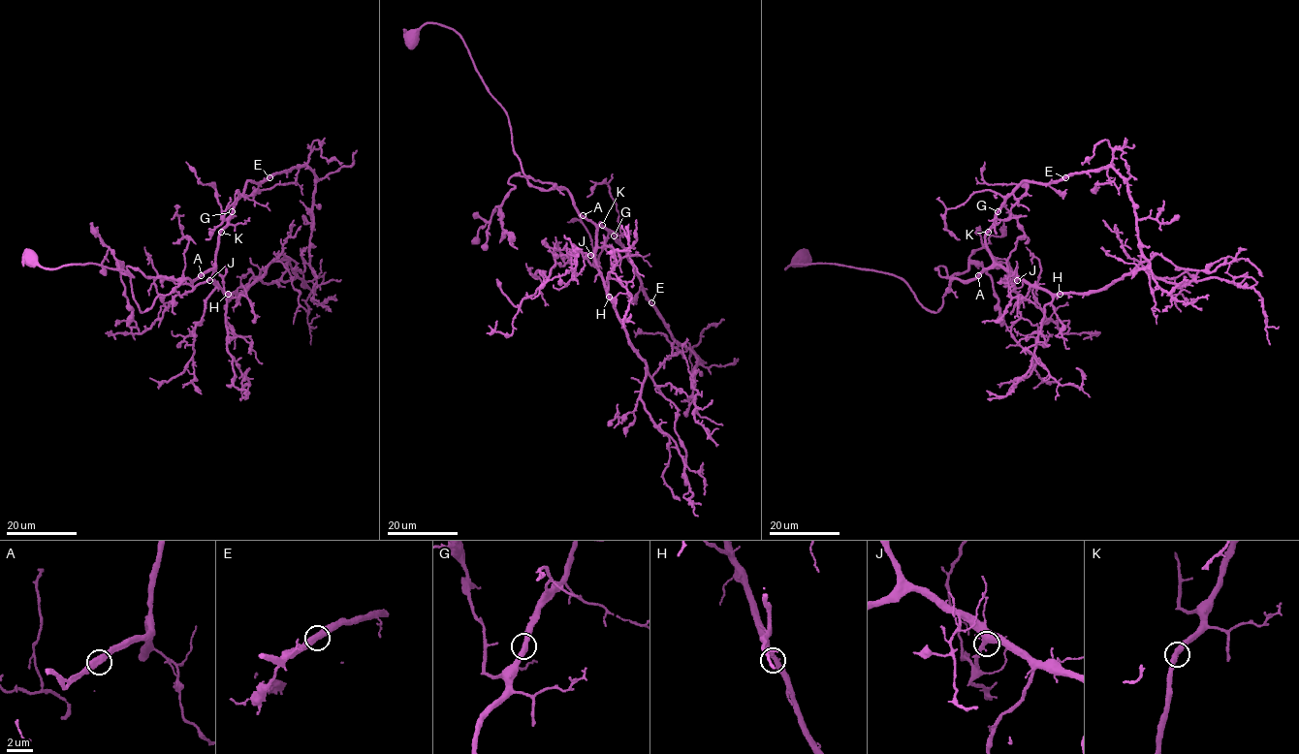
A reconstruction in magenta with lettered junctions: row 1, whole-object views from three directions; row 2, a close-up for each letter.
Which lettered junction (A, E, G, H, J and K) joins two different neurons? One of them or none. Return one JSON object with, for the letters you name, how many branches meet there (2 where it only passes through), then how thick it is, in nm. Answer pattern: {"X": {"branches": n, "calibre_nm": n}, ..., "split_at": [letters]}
{"split_at": []}

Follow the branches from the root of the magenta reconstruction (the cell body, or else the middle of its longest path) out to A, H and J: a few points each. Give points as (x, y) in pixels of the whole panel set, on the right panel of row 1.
A: (801, 259), (785, 268), (835, 263), (897, 275), (934, 312), (953, 279), (971, 280), (978, 275)
H: (801, 259), (785, 268), (835, 263), (897, 275), (934, 312), (953, 279), (971, 280), (995, 265), (1060, 294)
J: (801, 259), (785, 268), (835, 263), (897, 275), (934, 312), (953, 279), (971, 280), (1001, 265), (1017, 280)

